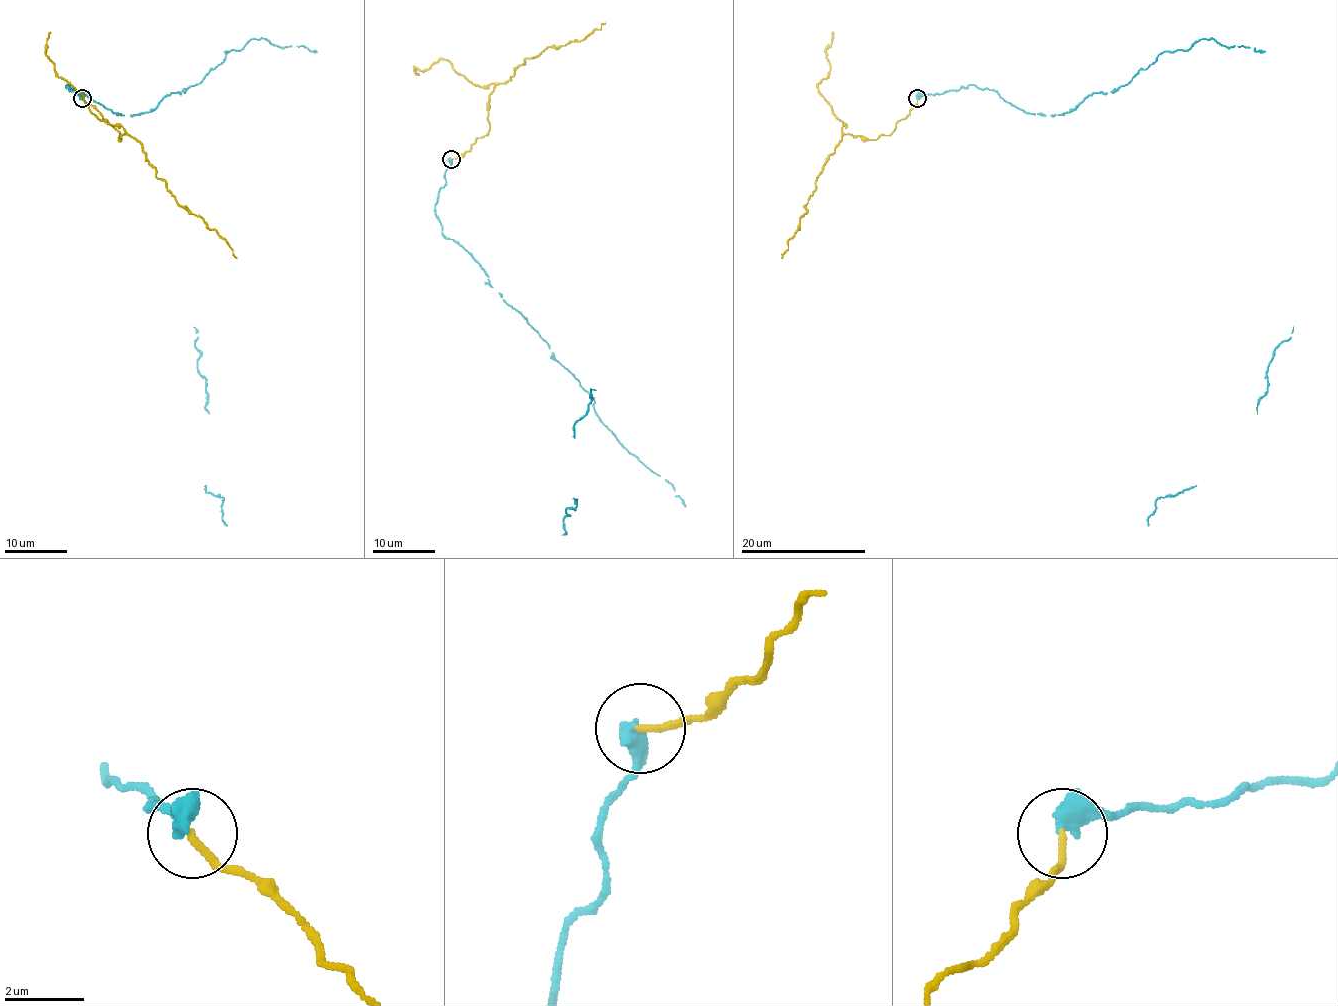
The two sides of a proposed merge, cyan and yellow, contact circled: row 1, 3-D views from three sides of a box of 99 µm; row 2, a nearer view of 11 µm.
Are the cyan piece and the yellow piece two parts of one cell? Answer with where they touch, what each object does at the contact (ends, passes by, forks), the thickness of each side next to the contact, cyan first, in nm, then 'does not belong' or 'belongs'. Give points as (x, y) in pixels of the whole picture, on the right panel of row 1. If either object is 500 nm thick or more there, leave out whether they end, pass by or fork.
at (917, 98); 500 nm thick on the cyan side, 160 nm on the other; does not belong

